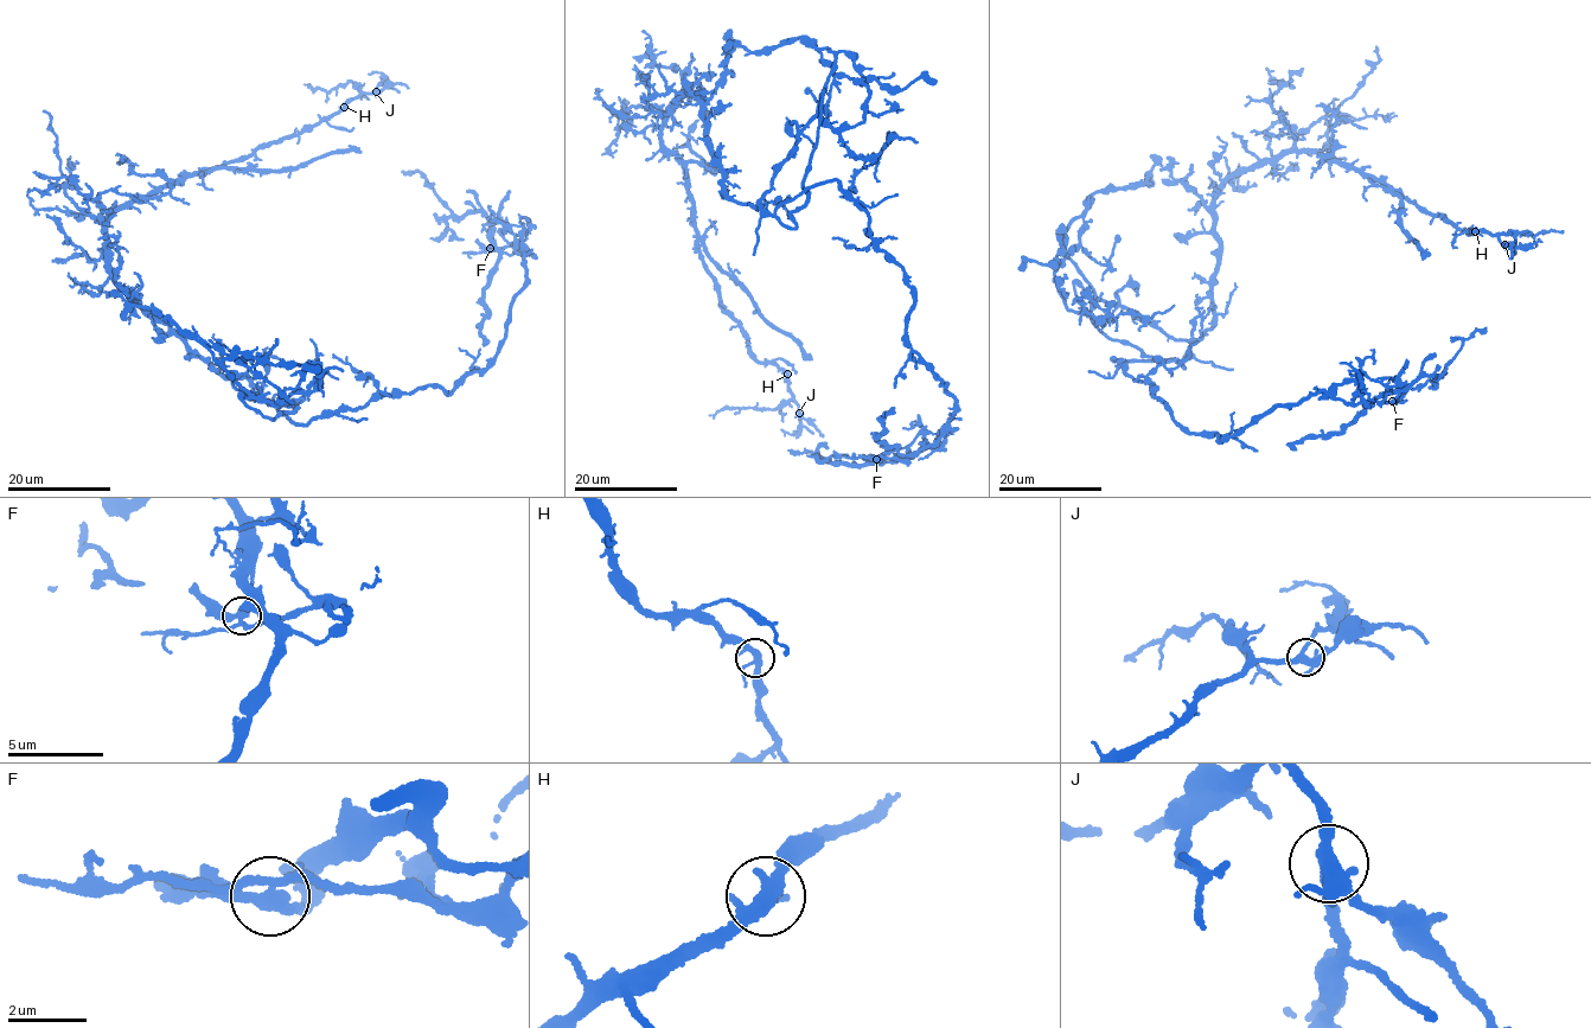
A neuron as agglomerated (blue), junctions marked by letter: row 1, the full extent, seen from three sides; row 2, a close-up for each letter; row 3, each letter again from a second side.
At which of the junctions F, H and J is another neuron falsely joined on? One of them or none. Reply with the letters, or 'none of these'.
F

